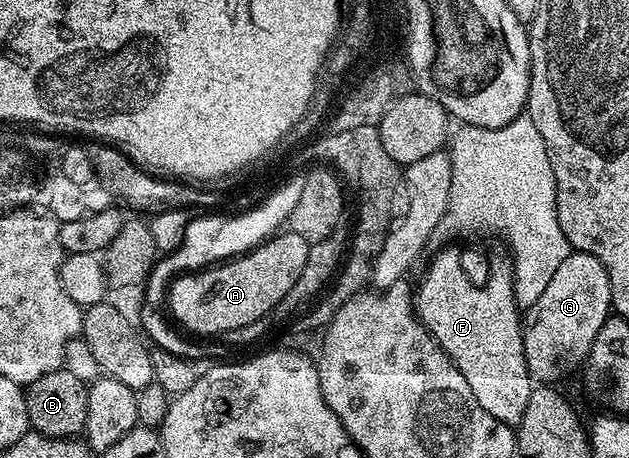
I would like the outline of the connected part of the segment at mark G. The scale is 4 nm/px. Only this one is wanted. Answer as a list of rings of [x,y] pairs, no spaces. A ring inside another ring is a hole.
[[[576,250],[553,272],[545,292],[541,292],[537,304],[526,307],[523,319],[523,347],[525,348],[525,364],[529,368],[532,379],[539,384],[551,384],[555,377],[563,370],[563,361],[572,354],[579,360],[586,359],[589,348],[601,332],[608,318],[612,317],[613,307],[611,305],[611,285],[609,284],[609,272],[597,256],[589,256],[585,252]]]

